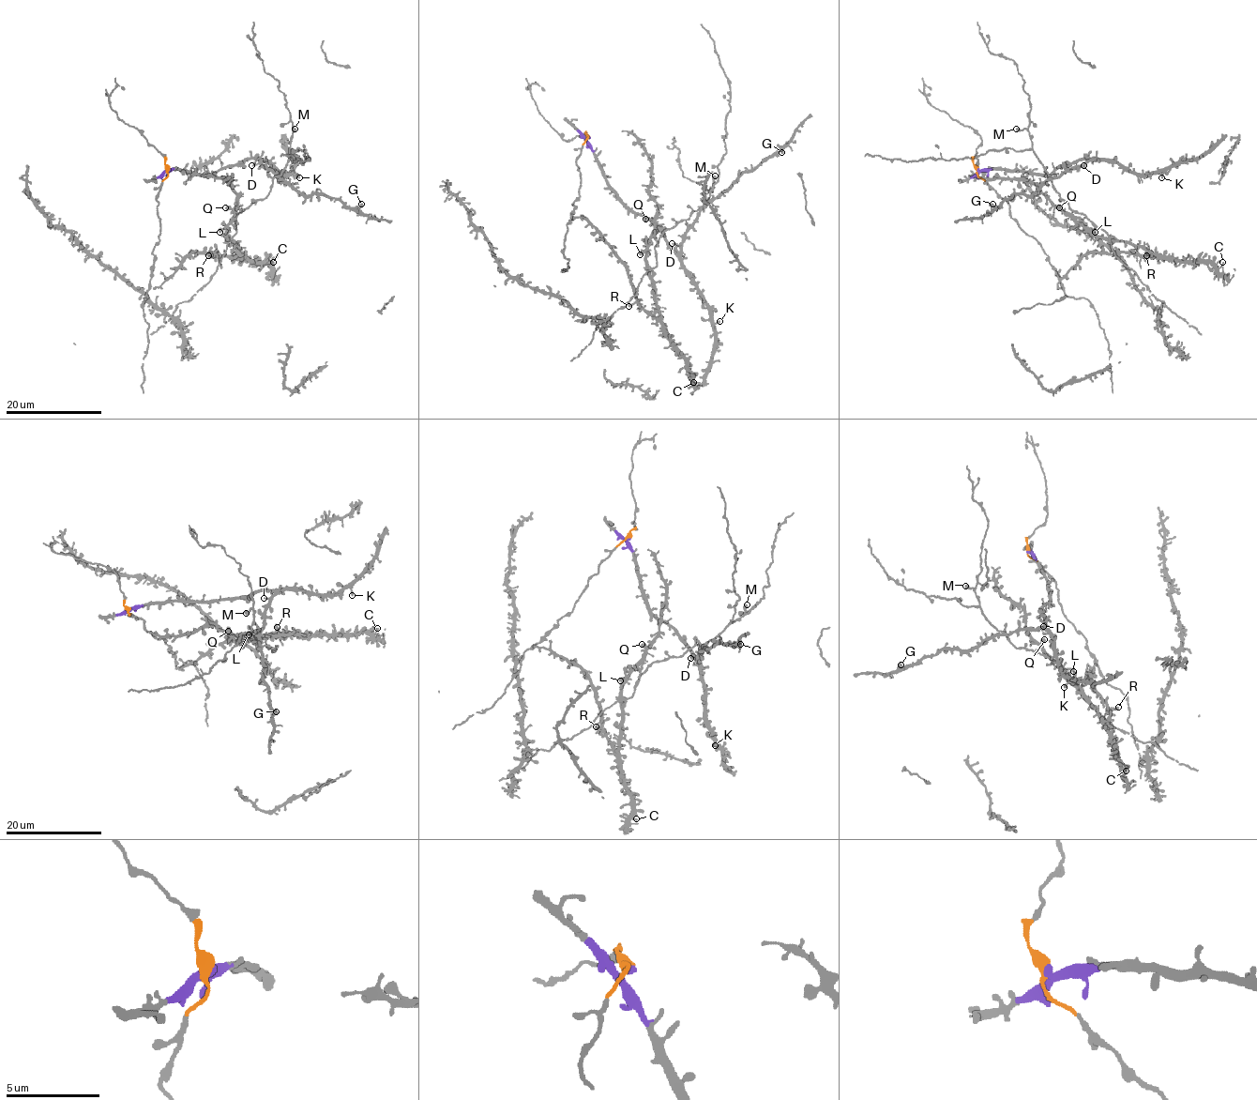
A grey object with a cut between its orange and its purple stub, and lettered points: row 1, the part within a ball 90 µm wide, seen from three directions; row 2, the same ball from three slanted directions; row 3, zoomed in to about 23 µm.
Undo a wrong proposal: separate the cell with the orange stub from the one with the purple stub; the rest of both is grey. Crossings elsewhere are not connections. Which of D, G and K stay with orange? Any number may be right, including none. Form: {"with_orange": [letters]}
{"with_orange": []}

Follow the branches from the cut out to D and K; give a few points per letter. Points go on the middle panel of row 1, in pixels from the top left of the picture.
D: (588, 138), (586, 145), (607, 186), (648, 219), (679, 251), (679, 246), (672, 244)
K: (588, 138), (586, 145), (607, 186), (662, 234), (707, 307), (709, 318), (715, 323), (719, 322)

